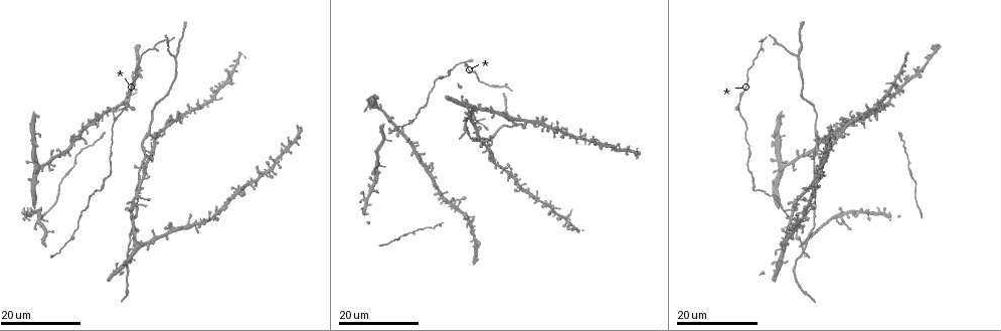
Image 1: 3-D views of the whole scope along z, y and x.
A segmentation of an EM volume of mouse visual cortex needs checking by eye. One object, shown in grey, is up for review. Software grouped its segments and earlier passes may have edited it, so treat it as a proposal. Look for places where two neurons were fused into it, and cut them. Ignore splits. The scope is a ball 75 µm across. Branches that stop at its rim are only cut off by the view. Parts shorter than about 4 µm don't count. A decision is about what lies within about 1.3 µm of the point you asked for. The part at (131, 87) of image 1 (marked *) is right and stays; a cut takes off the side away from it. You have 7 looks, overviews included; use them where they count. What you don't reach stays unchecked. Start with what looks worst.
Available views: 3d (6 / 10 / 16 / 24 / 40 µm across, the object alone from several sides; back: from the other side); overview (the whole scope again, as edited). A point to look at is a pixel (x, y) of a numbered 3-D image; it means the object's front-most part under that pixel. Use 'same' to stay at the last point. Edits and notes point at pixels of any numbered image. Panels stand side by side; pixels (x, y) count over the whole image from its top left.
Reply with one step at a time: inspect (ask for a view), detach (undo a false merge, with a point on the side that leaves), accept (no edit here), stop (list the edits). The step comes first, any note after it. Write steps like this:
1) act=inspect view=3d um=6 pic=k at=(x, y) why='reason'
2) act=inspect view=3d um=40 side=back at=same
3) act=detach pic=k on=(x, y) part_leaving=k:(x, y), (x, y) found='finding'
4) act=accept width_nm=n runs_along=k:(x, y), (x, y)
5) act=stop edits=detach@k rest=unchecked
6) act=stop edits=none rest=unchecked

act=inspect view=3d um=16 pic=1 at=(776, 261)

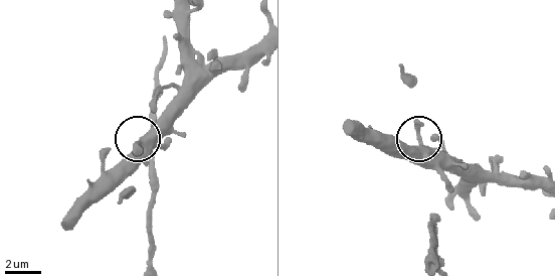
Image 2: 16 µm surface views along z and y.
act=inspect view=3d um=10 pic=2 at=(421, 140)

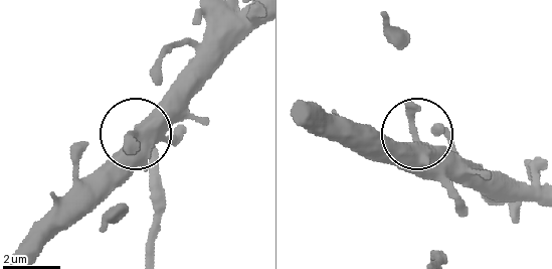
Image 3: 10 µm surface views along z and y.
act=accept side_arm_um=6 found='continuous, no second neuron'

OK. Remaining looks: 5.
act=inspect view=3d um=24 pic=1 at=(879, 111) why='four or more arms meet'

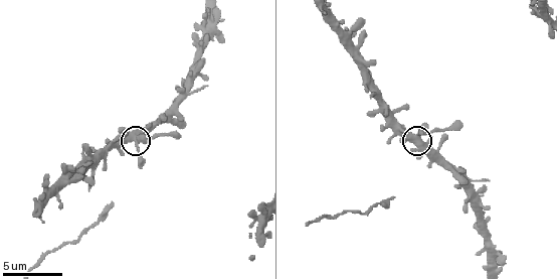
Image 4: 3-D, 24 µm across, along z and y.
act=inspect view=3d um=10 pic=4 at=(419, 141)

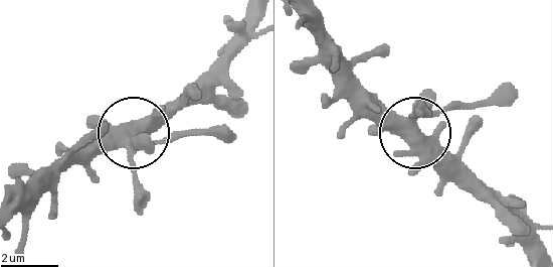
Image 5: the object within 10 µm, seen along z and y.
act=accept runs_along=5:(296, 9), (382, 103), (415, 127), (476, 108), (495, 91) found='continuous, no second neuron'

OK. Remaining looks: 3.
act=inspect view=3d um=16 pic=1 at=(141, 185) why='thin arm on a thick one'

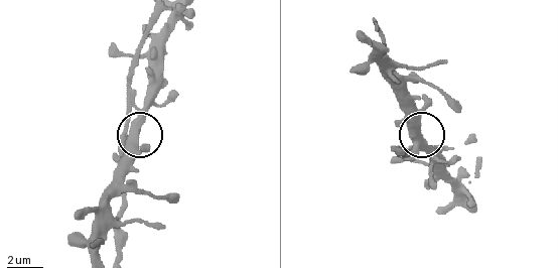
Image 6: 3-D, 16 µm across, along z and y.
act=inspect view=3d um=6 pic=6 at=(136, 136)

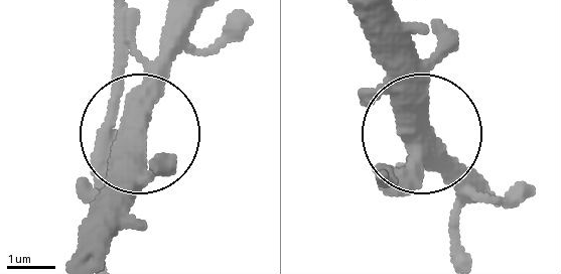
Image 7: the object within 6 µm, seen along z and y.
act=accept width_nm=460 found='one neuron here'

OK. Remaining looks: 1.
act=stop edits=none rest=unchecked

